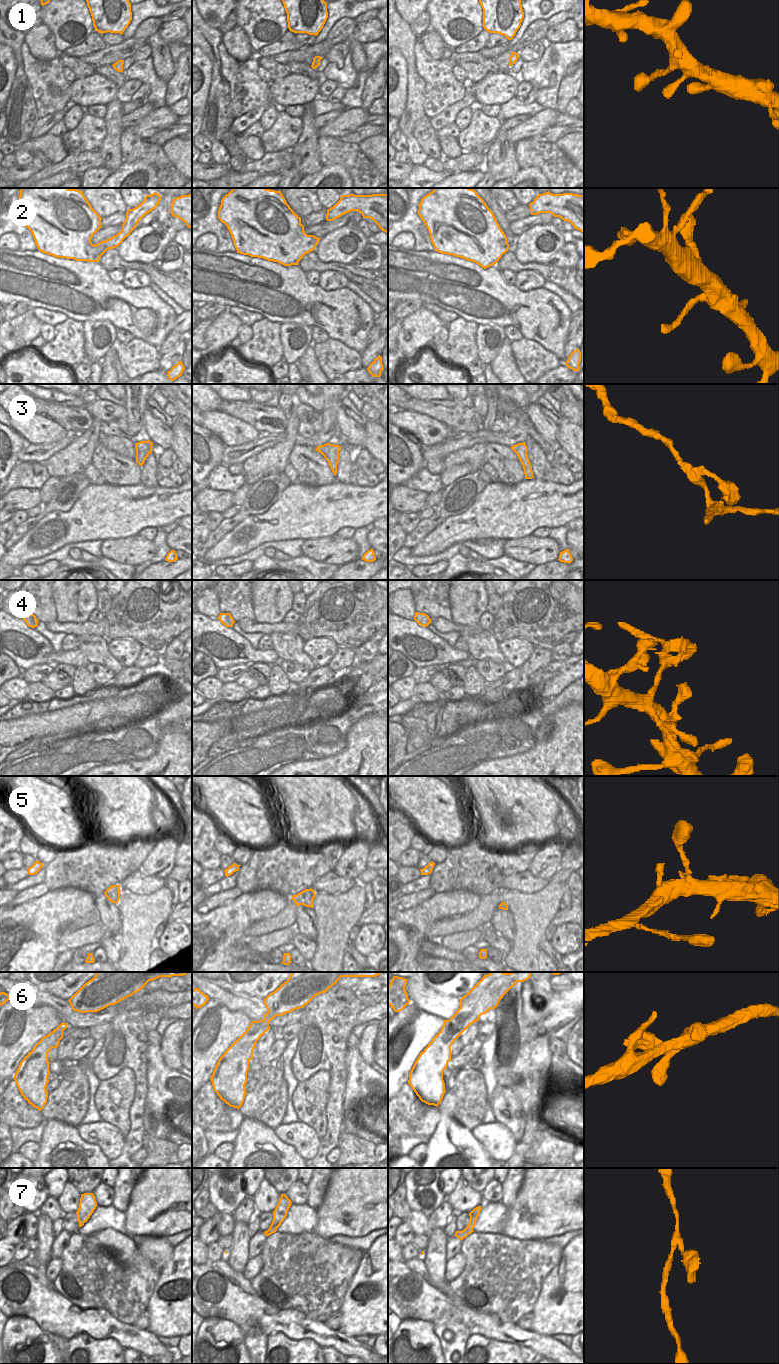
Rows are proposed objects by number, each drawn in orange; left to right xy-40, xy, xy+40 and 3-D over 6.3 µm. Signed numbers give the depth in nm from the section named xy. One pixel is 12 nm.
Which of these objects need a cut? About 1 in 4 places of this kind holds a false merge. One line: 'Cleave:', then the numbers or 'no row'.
Cleave: 4

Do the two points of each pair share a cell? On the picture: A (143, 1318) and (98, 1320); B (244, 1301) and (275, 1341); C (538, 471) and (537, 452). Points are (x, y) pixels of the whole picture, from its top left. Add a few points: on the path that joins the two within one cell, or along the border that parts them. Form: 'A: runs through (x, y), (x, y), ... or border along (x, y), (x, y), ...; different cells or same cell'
A: border along (133, 1324), (146, 1330); different cells
B: border along (268, 1335), (283, 1333), (294, 1341); different cells
C: runs through (538, 466), (537, 457); same cell

